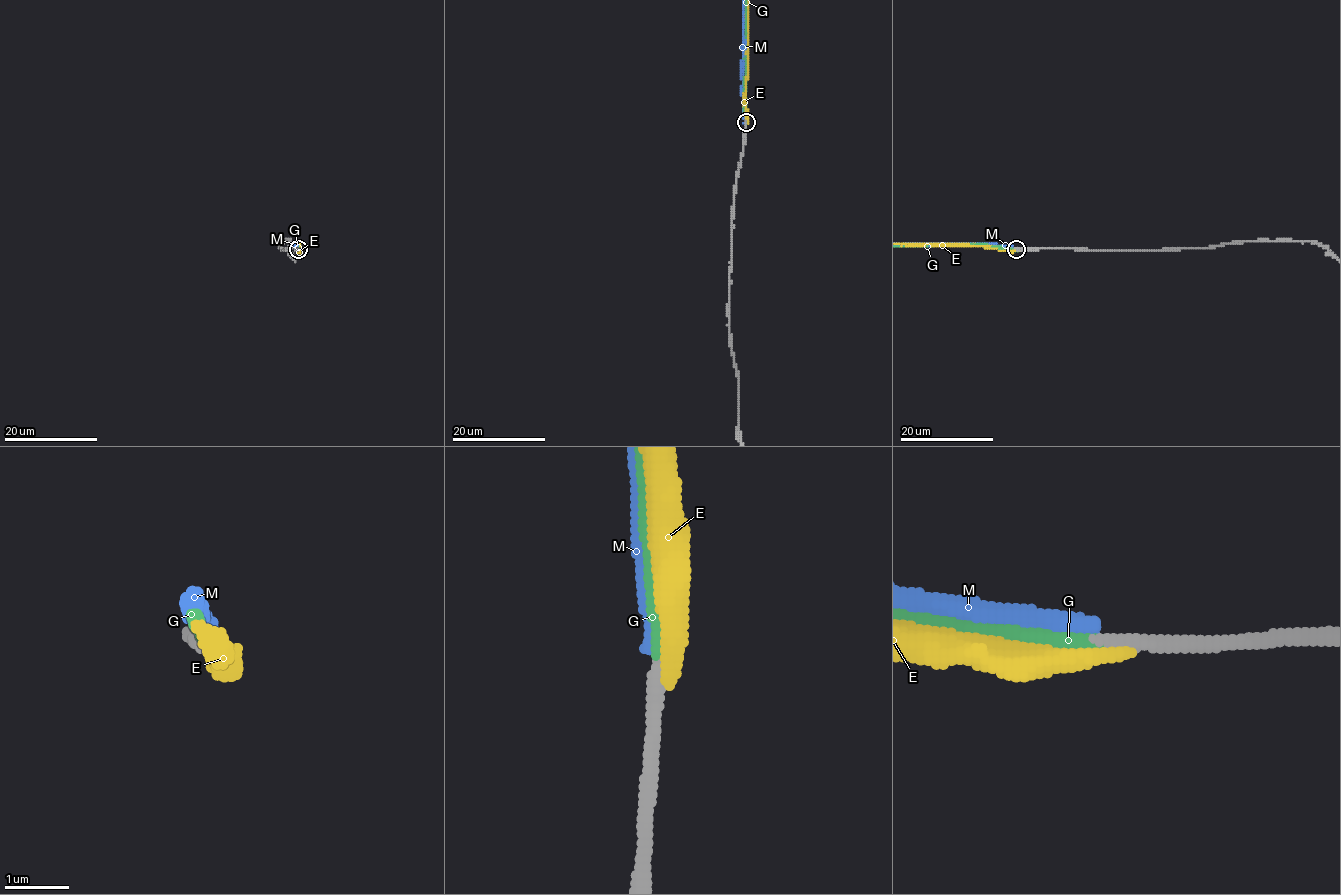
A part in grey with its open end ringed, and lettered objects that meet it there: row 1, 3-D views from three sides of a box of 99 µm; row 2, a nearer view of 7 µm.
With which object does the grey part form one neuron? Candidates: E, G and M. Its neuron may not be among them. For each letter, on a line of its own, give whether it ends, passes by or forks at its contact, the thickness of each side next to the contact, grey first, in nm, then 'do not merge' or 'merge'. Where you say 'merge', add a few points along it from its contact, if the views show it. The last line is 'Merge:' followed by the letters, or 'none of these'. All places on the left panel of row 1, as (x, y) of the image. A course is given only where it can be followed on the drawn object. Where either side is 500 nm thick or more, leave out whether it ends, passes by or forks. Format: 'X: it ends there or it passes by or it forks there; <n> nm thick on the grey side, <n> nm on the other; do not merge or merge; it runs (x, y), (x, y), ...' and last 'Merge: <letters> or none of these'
E: it ends there; 260 nm thick on the grey side, 320 nm on the other; do not merge
G: it ends there; 240 nm thick on the grey side, 280 nm on the other; merge
M: it ends there; 220 nm thick on the grey side, 320 nm on the other; do not merge
Merge: G

